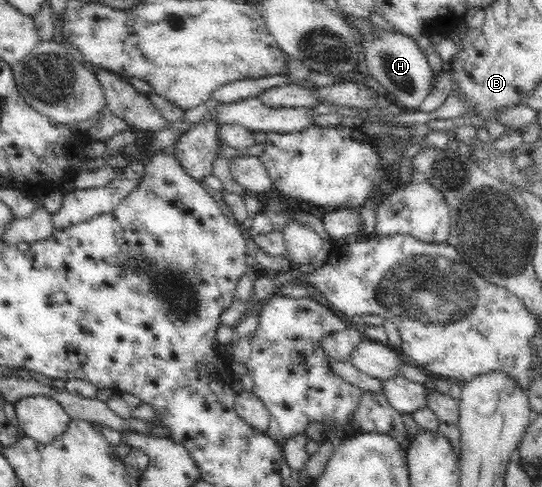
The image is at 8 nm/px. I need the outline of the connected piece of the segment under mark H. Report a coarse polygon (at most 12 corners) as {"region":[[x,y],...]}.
{"region":[[358,35],[366,64],[403,109],[437,78],[416,38]]}

